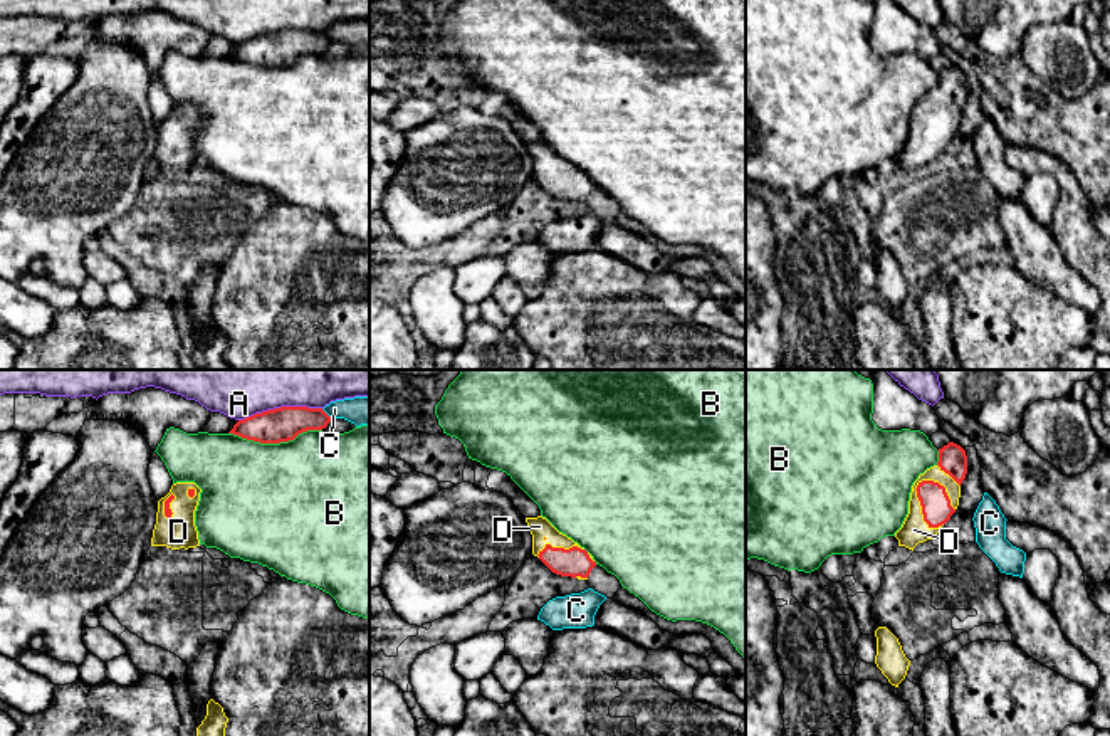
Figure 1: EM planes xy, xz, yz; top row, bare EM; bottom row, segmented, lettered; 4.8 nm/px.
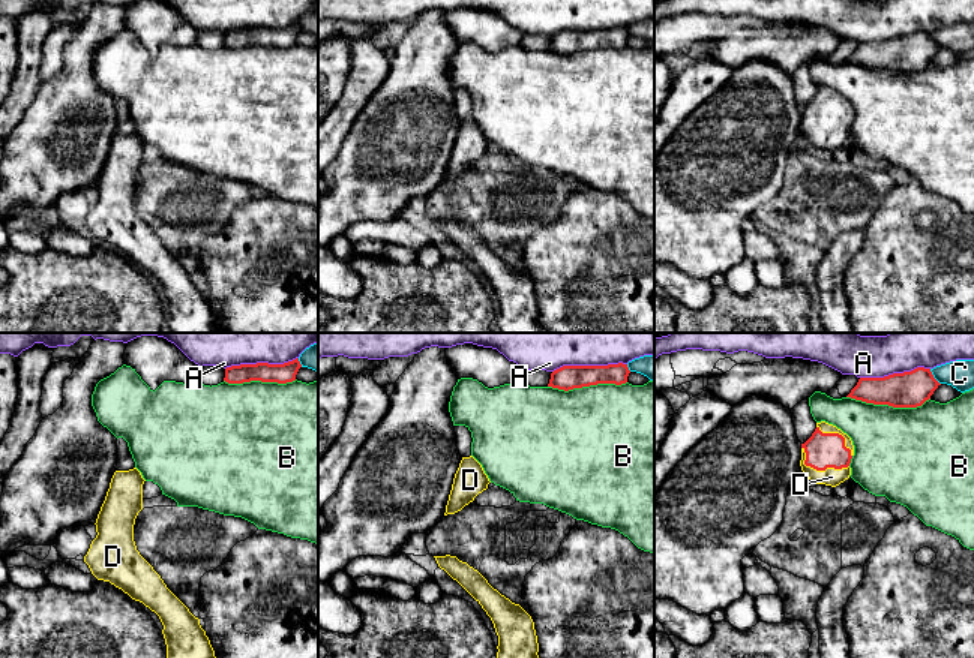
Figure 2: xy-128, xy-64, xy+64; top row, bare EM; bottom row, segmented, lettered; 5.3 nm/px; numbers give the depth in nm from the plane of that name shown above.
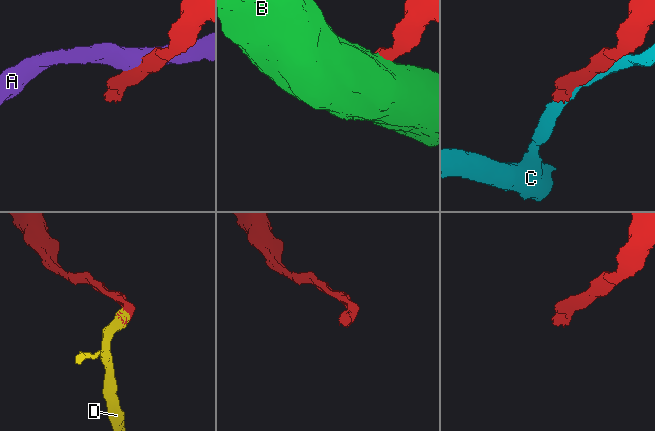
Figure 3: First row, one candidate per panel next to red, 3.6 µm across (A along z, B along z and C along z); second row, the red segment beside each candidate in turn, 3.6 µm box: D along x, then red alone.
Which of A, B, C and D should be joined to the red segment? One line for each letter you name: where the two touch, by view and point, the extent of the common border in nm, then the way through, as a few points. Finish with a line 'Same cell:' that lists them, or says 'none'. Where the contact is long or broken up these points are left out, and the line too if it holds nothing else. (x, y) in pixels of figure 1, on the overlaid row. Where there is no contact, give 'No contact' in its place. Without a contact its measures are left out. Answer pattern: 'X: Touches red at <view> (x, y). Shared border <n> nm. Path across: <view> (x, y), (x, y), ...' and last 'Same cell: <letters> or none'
D: Touches red at yz (921, 504). Shared border 260 nm. Path across: yz (936, 506), (921, 504), (921, 523), (914, 530)
Same cell: D

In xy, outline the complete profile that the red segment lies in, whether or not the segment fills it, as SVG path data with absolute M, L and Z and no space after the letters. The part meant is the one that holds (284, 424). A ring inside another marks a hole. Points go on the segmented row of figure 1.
M280 407L238 420L228 434L260 444L280 444L307 430L322 430L329 422L322 408Z

